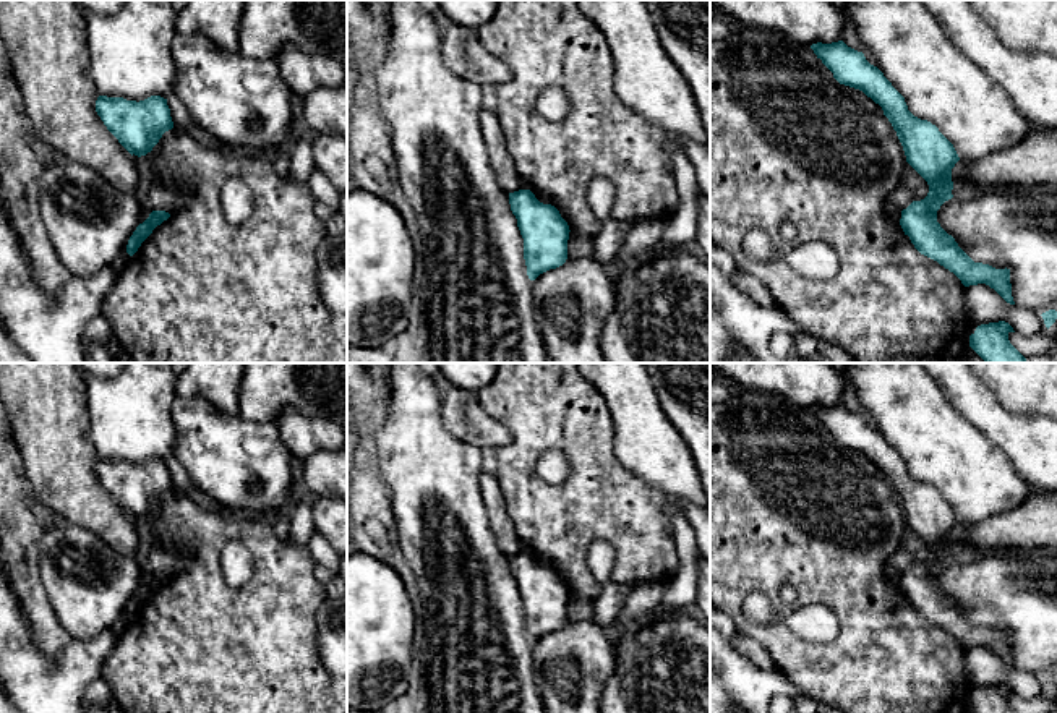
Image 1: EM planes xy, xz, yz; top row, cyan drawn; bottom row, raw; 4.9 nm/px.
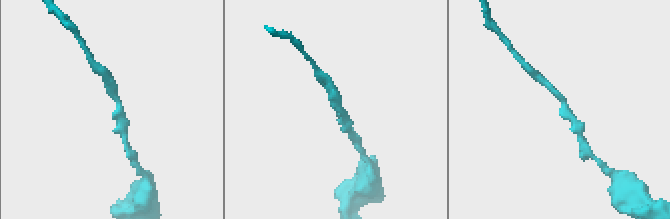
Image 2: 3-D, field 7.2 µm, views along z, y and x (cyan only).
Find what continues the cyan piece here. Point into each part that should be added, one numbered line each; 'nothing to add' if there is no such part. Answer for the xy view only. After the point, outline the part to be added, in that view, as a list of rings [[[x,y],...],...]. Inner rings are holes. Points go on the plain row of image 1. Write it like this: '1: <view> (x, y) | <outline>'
nothing to add

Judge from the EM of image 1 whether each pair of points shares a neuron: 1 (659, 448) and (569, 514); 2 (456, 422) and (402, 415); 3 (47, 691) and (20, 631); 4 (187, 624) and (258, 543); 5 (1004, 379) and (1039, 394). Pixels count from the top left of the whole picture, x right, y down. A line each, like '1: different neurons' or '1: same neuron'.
1: different neurons
2: different neurons
3: same neuron
4: same neuron
5: same neuron

